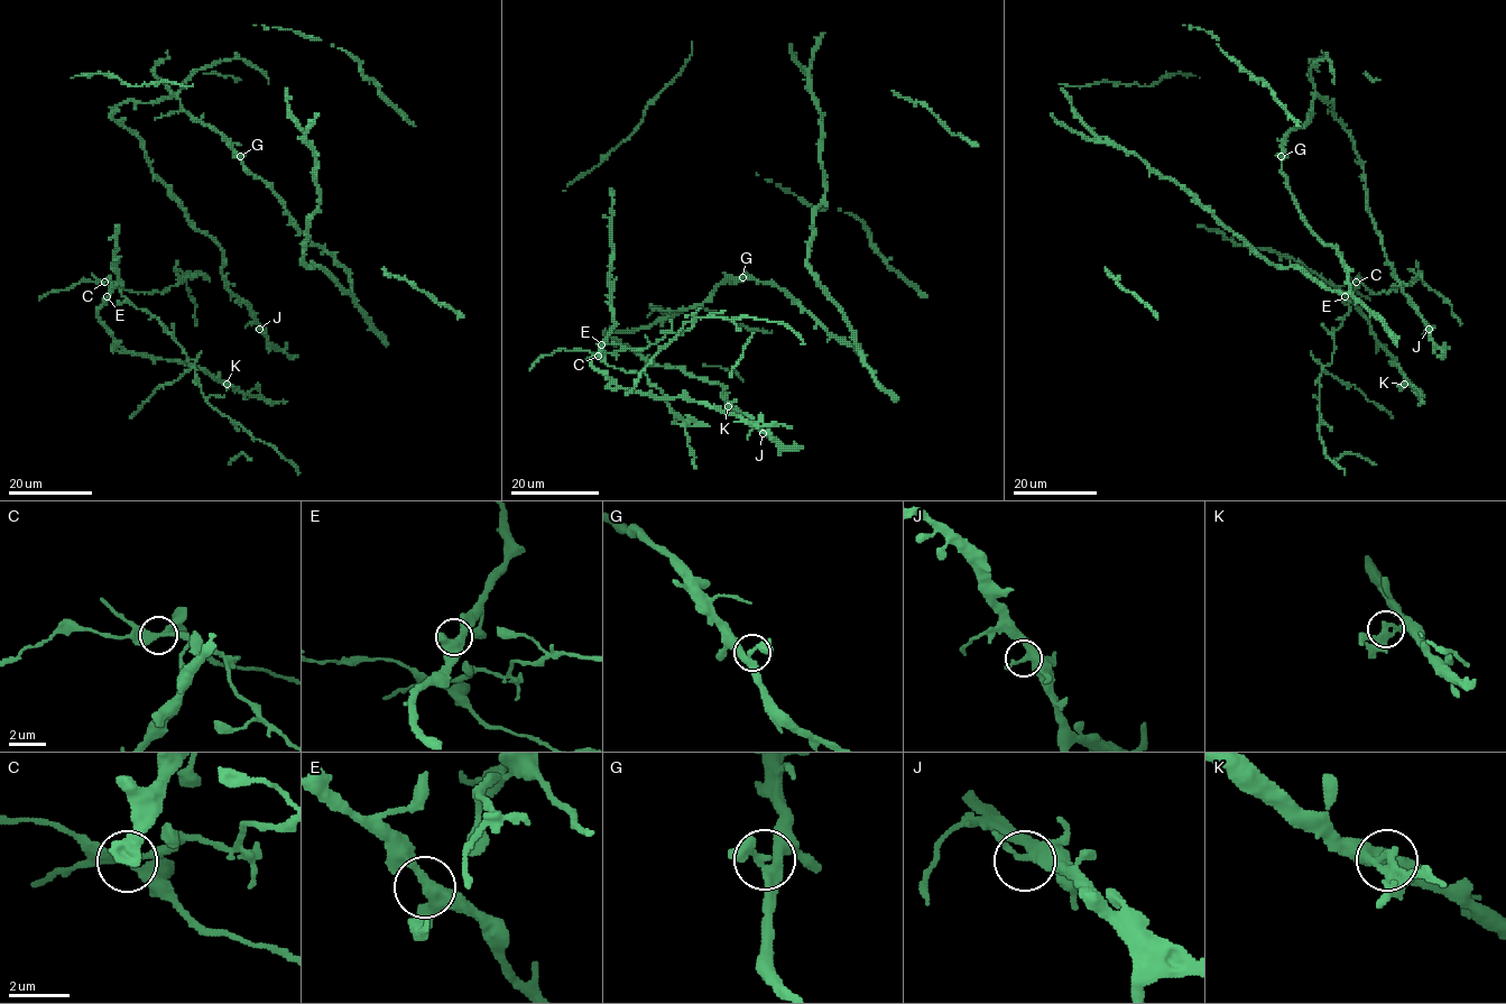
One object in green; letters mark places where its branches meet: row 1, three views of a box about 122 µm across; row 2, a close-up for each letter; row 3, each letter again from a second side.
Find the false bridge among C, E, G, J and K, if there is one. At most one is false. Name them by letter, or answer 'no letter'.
C

